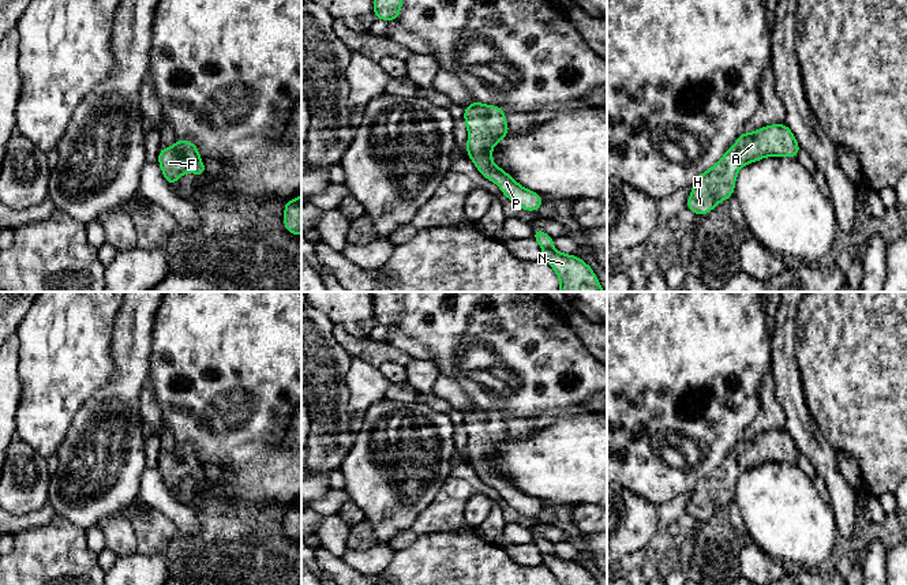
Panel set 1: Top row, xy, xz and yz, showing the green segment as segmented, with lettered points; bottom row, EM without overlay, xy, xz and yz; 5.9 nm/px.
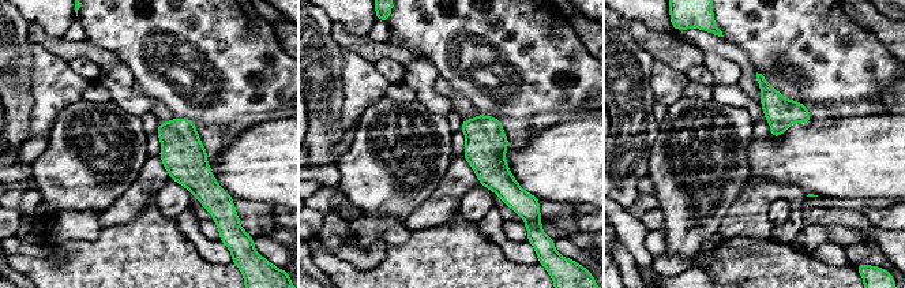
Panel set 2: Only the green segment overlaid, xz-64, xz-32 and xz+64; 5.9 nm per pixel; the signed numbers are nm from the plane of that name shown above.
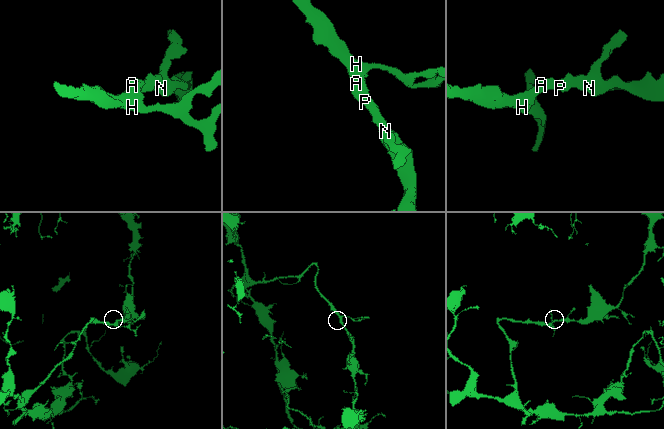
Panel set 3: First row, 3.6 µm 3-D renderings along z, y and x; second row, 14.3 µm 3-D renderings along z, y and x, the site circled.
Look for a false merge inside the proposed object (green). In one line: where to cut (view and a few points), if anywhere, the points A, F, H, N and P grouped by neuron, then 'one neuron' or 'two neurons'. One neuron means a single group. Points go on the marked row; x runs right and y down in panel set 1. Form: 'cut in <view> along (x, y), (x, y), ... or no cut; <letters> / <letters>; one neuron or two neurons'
no cut; A F H N P; one neuron

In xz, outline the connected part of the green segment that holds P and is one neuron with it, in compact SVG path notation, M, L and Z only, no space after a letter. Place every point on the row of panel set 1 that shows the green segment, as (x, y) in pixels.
M475 100L464 109L464 117L468 128L466 153L480 175L495 183L502 194L522 210L539 210L543 205L541 195L518 184L492 161L494 146L510 132L505 109Z

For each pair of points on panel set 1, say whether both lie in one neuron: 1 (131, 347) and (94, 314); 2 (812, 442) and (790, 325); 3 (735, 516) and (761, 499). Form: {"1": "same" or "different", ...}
{"1": "different", "2": "same", "3": "different"}

